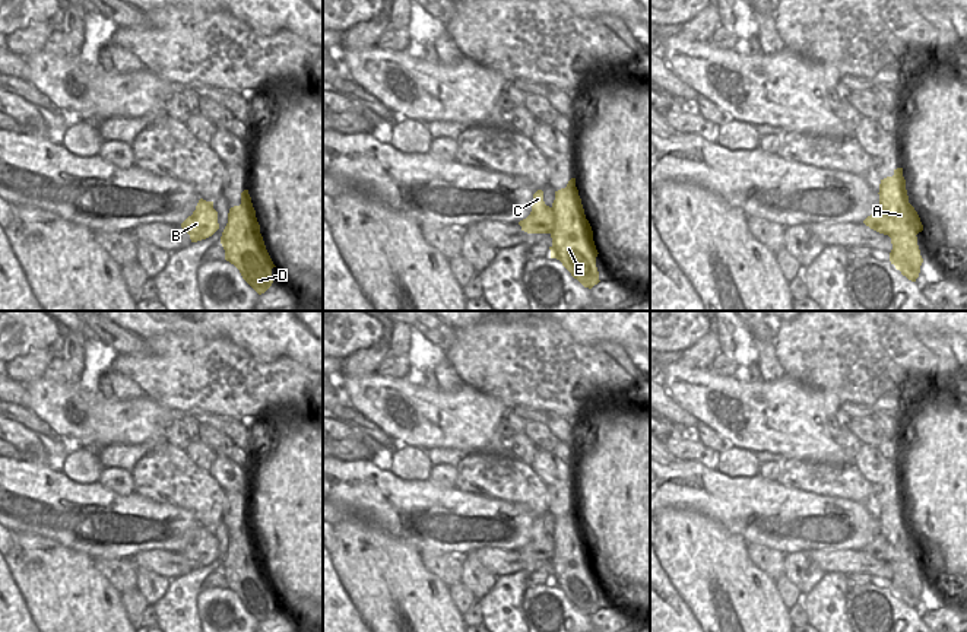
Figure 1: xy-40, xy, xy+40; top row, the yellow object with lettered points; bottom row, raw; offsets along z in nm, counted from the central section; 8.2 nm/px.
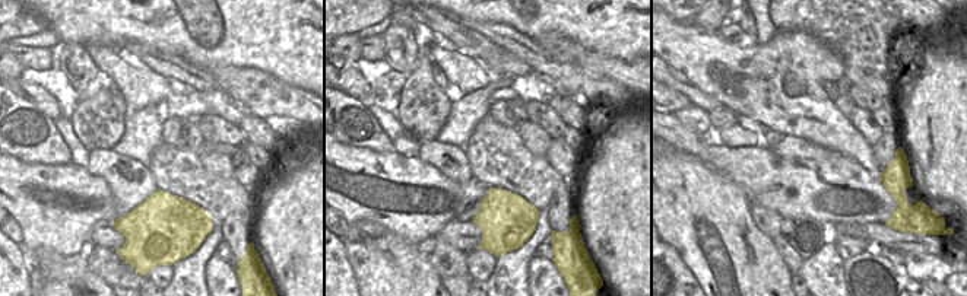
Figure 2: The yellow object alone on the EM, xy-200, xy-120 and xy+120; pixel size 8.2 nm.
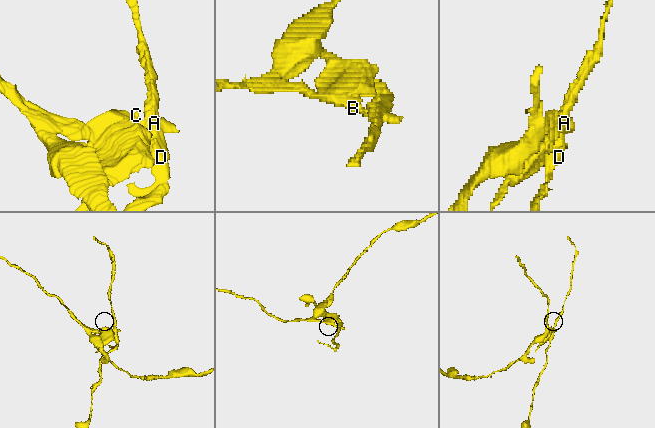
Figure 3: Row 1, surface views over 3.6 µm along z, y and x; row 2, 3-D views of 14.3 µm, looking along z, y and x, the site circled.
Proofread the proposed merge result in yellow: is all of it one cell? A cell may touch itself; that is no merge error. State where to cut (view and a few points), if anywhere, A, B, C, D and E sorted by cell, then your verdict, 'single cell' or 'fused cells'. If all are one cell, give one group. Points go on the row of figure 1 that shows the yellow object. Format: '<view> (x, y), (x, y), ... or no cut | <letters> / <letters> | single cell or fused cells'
xy (552, 207), (549, 232) | A D E / B C | fused cells

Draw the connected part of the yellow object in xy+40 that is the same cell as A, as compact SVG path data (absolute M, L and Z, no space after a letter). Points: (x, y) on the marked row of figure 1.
M903 168L893 177L881 180L879 207L874 219L876 232L891 238L890 261L909 280L916 282L923 258L917 245L917 234L923 225L914 207L909 203Z

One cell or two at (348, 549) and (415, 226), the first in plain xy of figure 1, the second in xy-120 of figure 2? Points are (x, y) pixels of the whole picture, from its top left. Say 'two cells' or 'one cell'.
two cells

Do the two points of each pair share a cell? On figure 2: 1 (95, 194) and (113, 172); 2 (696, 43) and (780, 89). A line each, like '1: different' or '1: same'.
1: different
2: same

